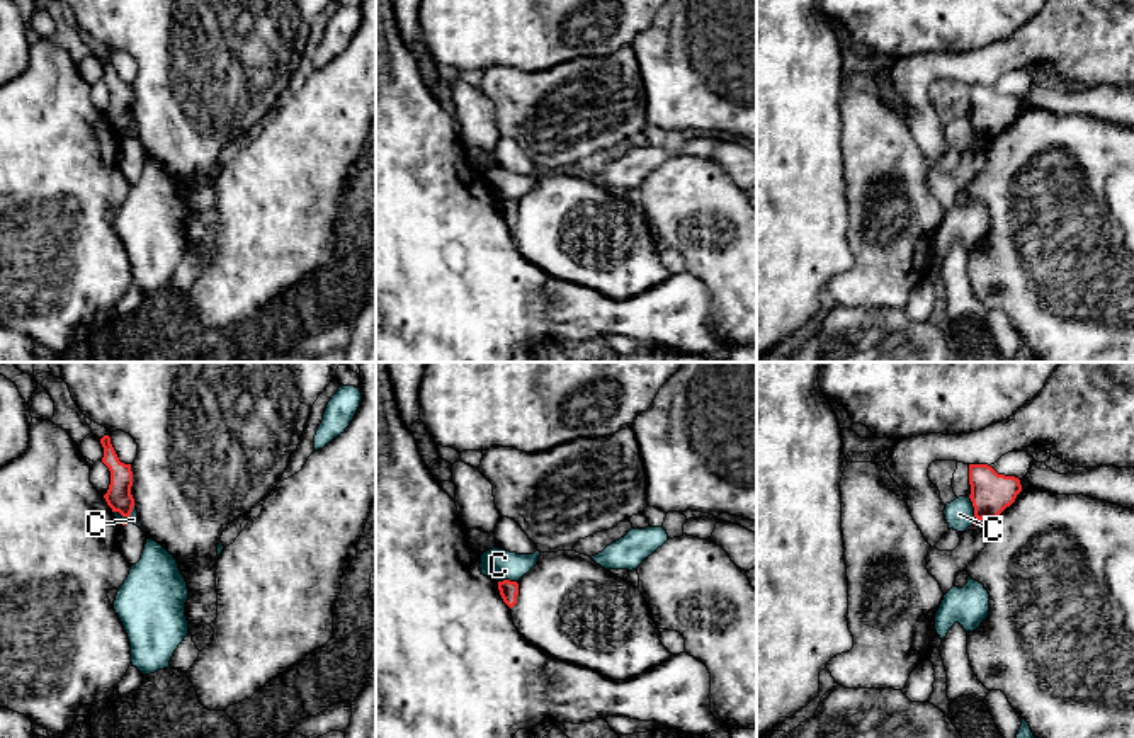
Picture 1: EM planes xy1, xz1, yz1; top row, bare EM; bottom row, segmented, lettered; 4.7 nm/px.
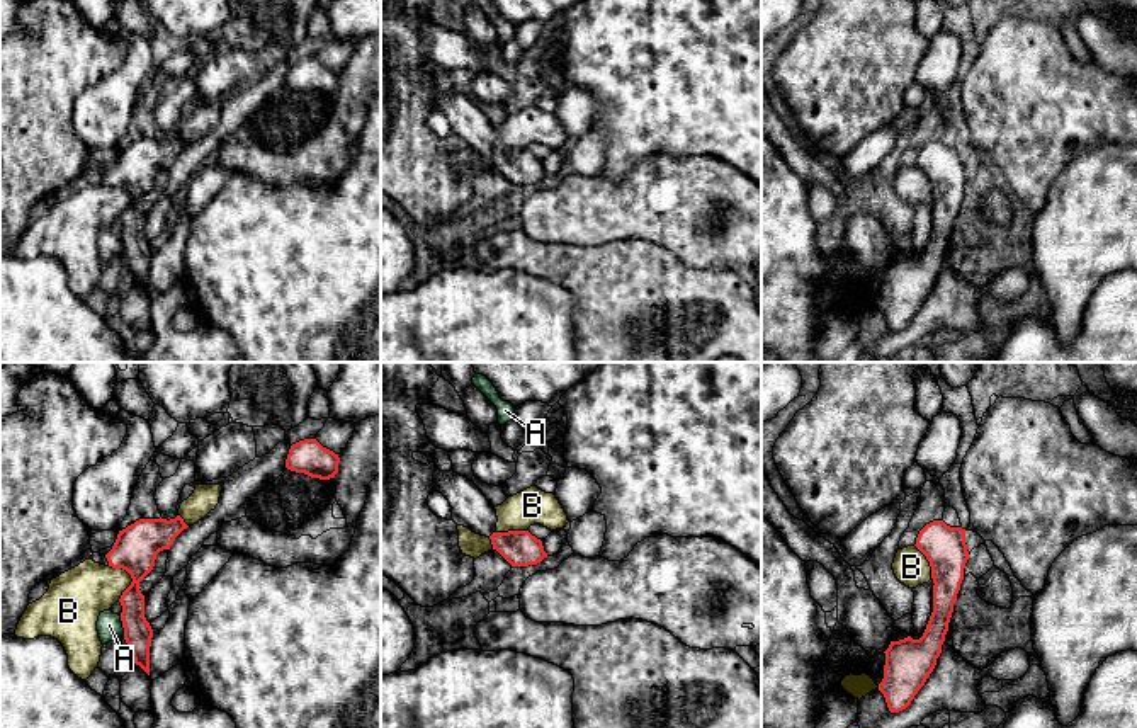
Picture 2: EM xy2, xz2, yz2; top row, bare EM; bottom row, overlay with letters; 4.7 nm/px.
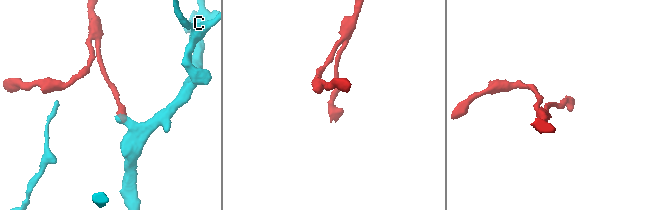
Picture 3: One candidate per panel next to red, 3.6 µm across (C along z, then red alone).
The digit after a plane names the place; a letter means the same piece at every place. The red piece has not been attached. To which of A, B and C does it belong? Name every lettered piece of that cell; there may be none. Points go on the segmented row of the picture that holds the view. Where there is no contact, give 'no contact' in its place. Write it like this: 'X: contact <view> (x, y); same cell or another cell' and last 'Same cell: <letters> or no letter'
A: contact xy2 (123, 625); another cell
B: contact xy2 (131, 577); another cell
C: contact yz1 (975, 510); another cell
Same cell: no letter

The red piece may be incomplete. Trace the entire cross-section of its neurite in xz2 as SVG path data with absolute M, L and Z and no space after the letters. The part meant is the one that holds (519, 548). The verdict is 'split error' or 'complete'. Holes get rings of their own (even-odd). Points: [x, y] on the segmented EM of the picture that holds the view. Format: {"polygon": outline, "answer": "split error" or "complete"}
{"polygon": "M454 471L433 473L433 490L440 492L452 507L452 520L472 532L491 539L496 549L512 566L537 565L547 553L542 541L529 531L496 531L496 510L483 492L467 478Z", "answer": "split error"}

